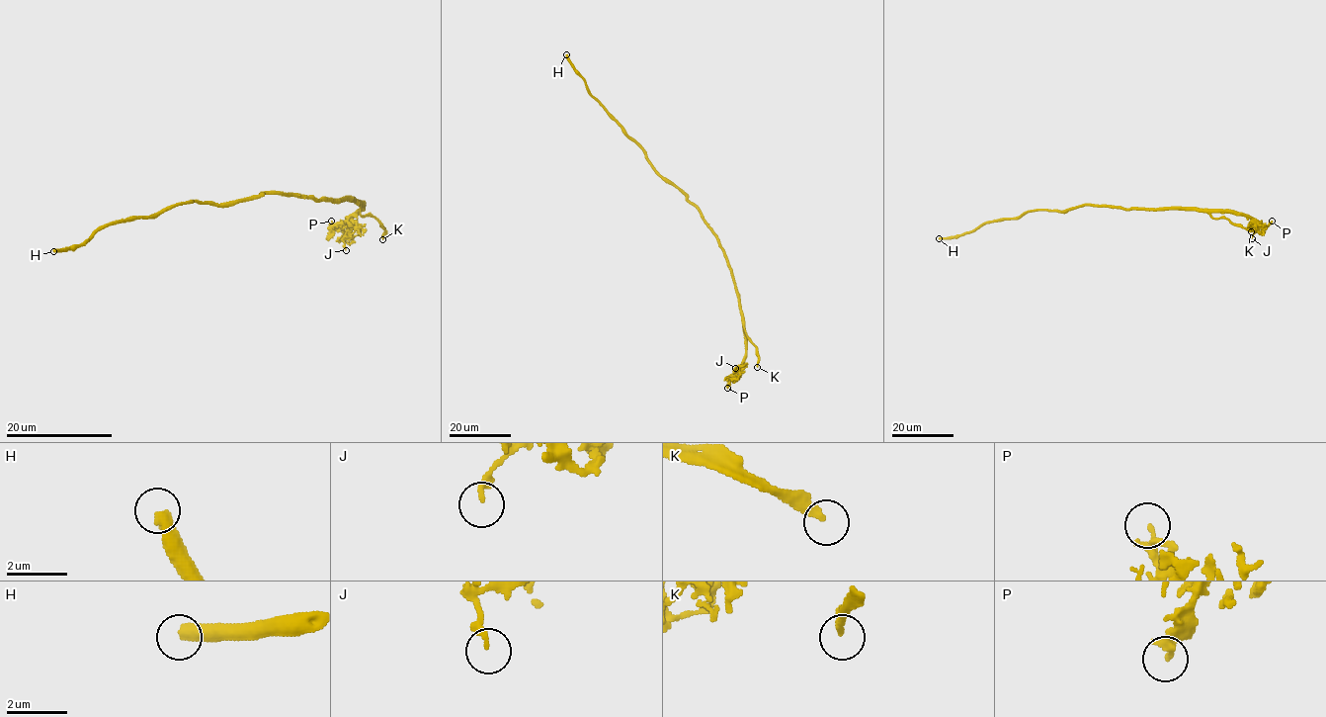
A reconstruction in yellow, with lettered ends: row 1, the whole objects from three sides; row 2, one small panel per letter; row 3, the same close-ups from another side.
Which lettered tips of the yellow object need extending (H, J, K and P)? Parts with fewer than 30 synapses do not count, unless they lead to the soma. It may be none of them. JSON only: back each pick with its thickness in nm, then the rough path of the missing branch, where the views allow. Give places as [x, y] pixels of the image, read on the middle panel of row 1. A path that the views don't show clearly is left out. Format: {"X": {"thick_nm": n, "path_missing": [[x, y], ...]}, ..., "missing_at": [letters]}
{"K": {"thick_nm": 260, "path_missing": [[757, 367], [758, 392], [768, 390], [772, 394], [783, 395], [788, 390], [787, 386]]}, "missing_at": ["K"]}

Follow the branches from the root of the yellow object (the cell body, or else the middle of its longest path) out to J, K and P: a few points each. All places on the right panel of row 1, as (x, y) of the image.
J: (1090, 206), (1201, 209), (1244, 213), (1256, 227), (1252, 238)
K: (1090, 206), (1195, 209), (1206, 211), (1213, 218), (1226, 218), (1251, 231)
P: (1090, 206), (1201, 209), (1244, 213), (1266, 225), (1272, 221)

